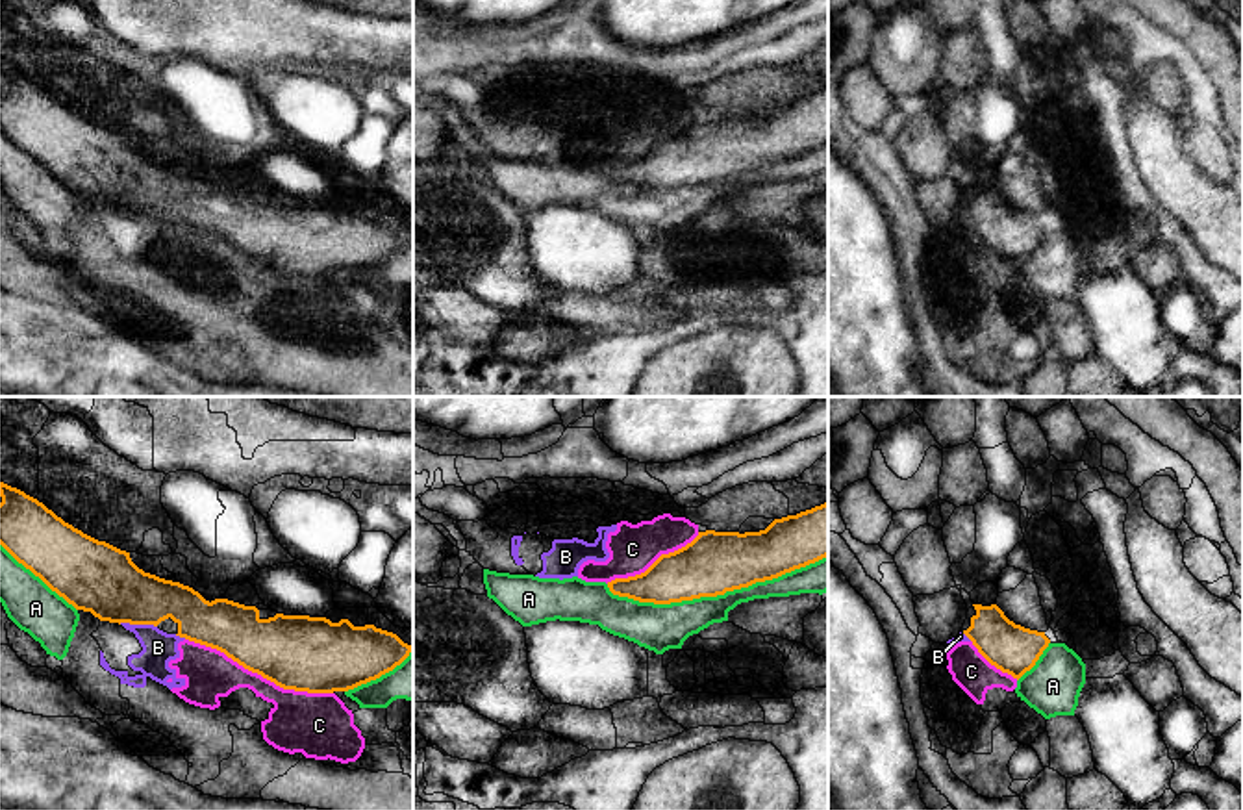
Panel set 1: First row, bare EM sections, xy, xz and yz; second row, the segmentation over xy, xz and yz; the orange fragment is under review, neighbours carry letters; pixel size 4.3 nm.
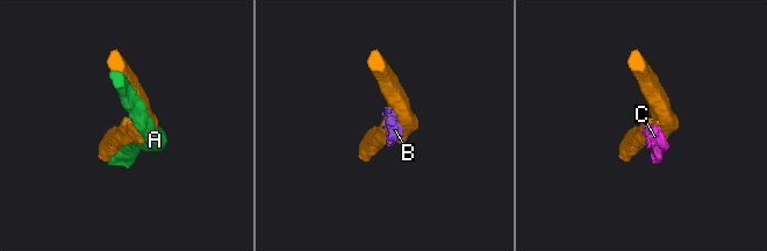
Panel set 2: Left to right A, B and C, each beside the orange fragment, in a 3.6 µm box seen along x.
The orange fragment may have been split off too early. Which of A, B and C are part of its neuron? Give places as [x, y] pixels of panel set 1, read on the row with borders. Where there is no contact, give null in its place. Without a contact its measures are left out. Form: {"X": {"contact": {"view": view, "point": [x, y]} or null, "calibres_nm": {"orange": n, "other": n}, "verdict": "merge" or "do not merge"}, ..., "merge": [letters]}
{"A": {"contact": {"view": "xz", "point": [715, 595]}, "calibres_nm": {"orange": 280, "other": 190}, "verdict": "do not merge"}, "B": {"contact": {"view": "xy", "point": [138, 623]}, "calibres_nm": {"orange": 300, "other": 140}, "verdict": "do not merge"}, "C": {"contact": {"view": "xy", "point": [260, 673]}, "calibres_nm": {"orange": 320, "other": 220}, "verdict": "do not merge"}, "merge": []}

